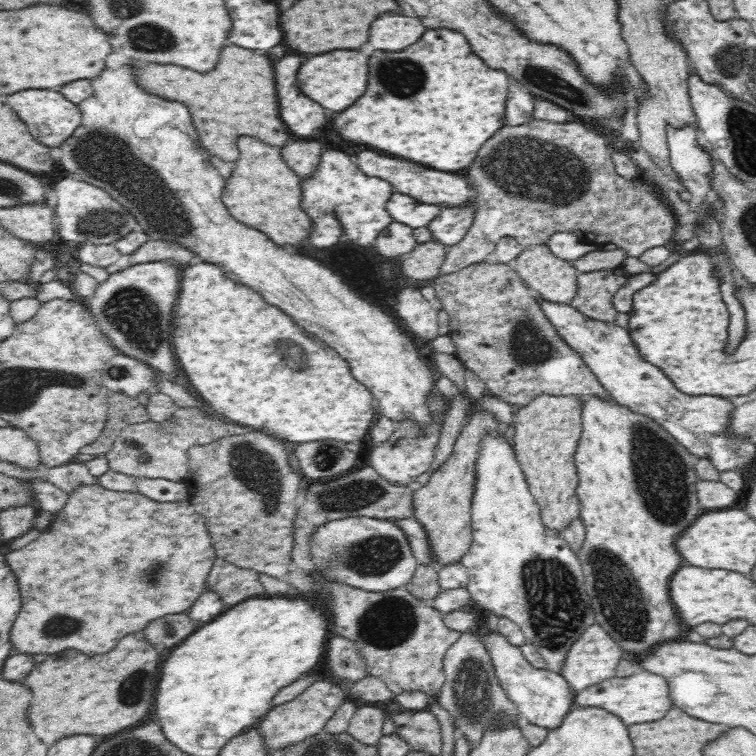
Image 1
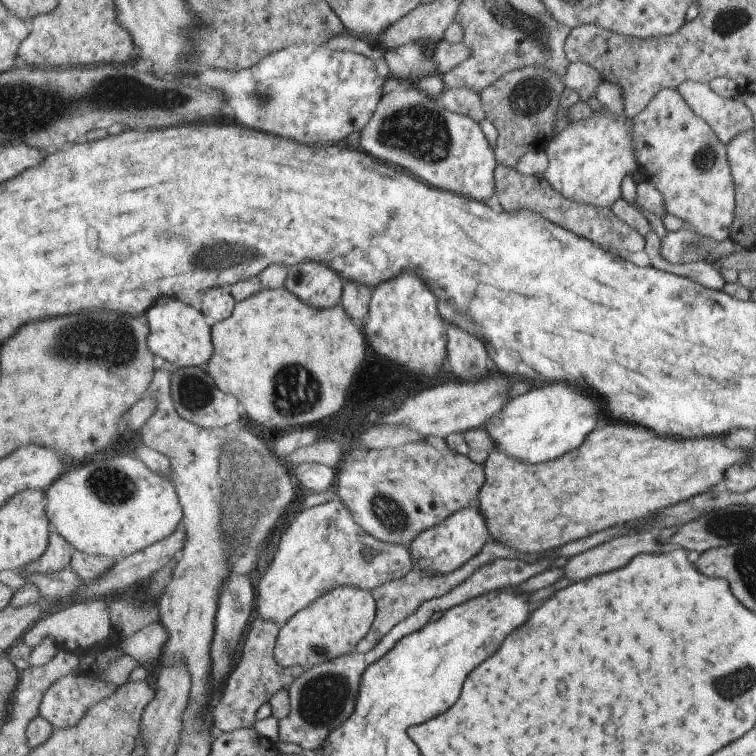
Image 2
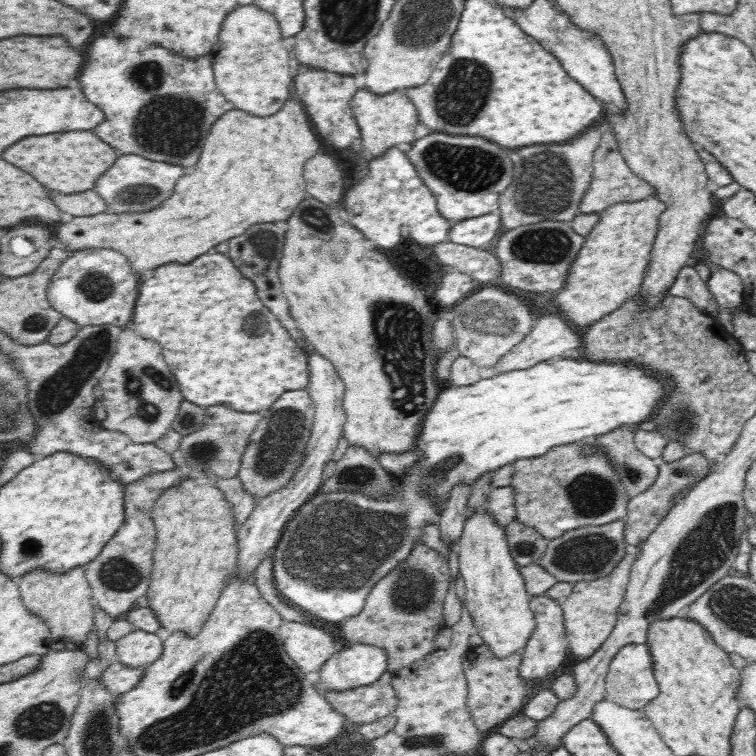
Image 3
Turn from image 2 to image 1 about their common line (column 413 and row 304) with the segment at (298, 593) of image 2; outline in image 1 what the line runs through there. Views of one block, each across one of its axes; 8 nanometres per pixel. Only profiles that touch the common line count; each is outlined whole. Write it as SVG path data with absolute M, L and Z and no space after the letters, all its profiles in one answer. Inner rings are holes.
M542 244L542 246L528 246L516 260L512 260L508 264L522 276L522 280L526 282L526 286L530 290L534 290L536 296L540 296L542 300L546 300L550 304L568 306L576 298L576 294L578 294L580 270L572 262L566 262L566 260L554 256L546 248L546 244Z

